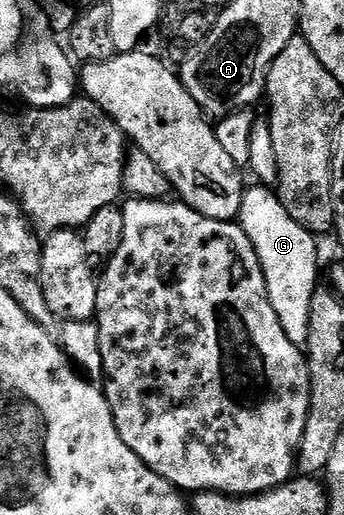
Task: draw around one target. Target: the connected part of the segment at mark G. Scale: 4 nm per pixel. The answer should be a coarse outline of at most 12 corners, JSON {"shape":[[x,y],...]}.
{"shape":[[271,186],[238,222],[286,337],[307,348],[318,239]]}

